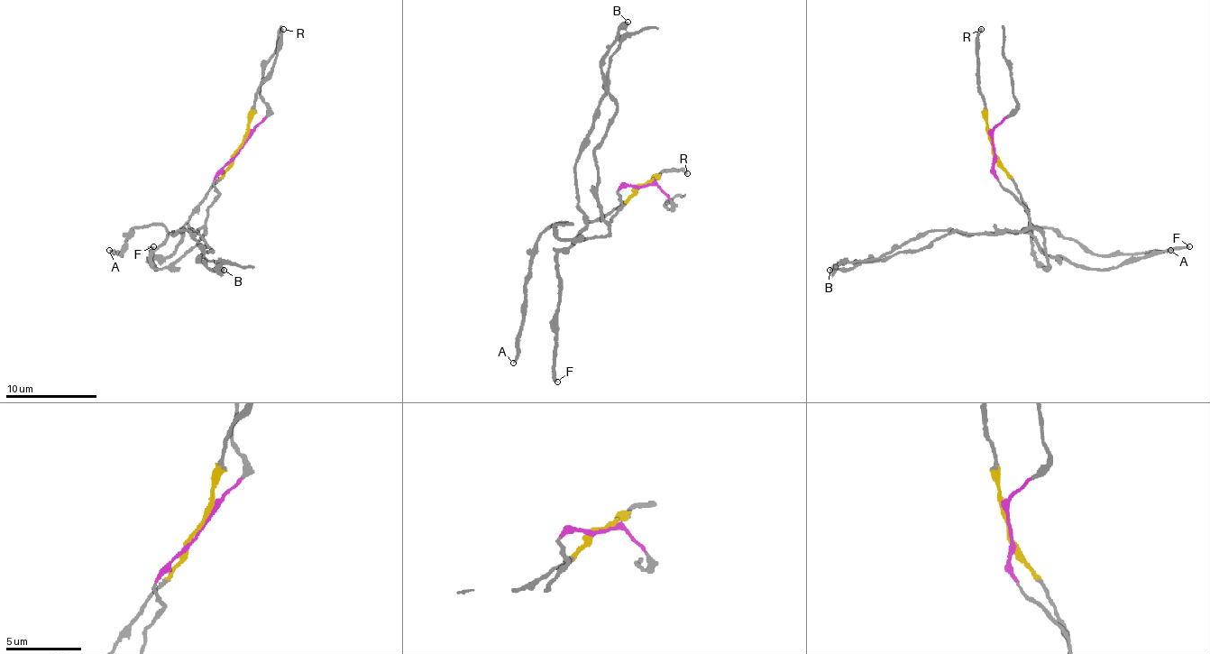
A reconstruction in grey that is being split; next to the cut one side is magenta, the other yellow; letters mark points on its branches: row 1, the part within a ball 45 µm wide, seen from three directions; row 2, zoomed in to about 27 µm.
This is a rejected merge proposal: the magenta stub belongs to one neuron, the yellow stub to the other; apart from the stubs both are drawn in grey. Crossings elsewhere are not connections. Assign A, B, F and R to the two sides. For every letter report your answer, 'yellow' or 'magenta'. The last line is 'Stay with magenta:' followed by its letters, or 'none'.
A: magenta
B: magenta
F: yellow
R: yellow
Stay with magenta: A, B

